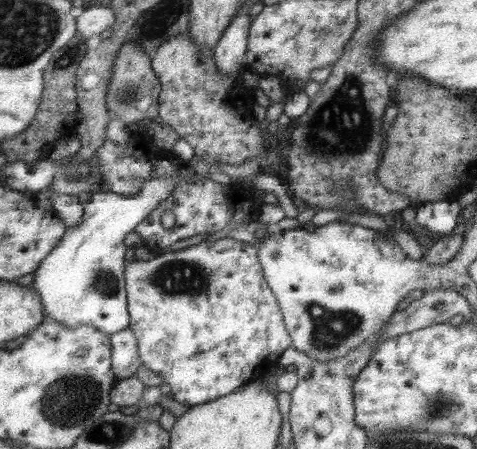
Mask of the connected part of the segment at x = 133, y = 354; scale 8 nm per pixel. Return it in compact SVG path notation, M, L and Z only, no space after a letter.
M128 328L118 334L112 335L113 340L113 369L121 379L132 378L134 372L142 366L138 358L139 342L135 332Z

